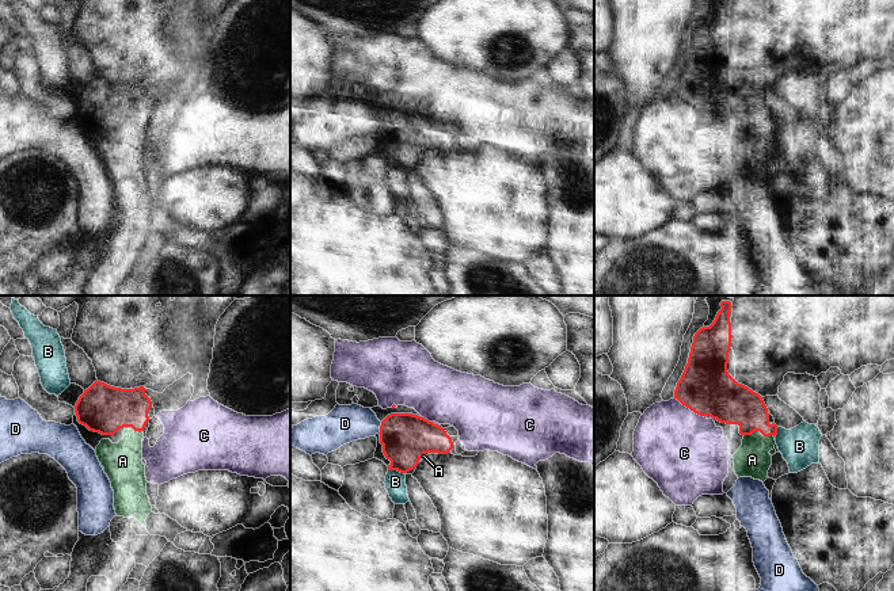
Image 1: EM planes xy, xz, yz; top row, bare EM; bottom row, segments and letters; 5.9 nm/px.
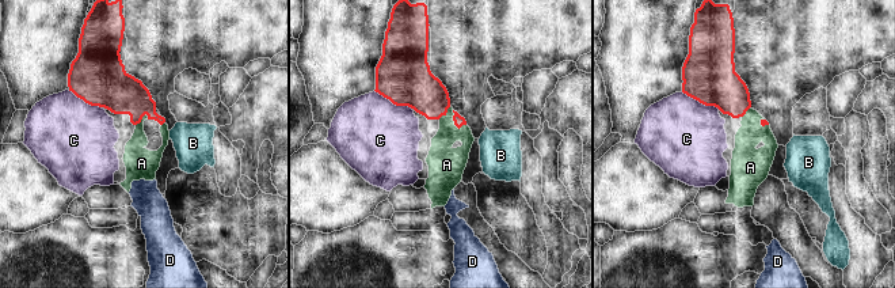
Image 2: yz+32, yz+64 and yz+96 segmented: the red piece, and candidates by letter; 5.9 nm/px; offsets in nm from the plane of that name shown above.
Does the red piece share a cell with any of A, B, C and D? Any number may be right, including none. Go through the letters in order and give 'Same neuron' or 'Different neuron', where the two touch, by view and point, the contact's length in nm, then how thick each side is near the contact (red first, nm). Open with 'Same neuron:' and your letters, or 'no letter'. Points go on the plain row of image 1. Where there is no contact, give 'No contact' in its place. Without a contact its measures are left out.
Same neuron: A
A: Same neuron. Touches red at yz (759, 126). Shared border 180 nm. Thickness 260 nm (red) against 200 nm
B: Different neuron. Touches red at xz (396, 166). Shared border 100 nm. Thickness 280 nm (red) against 130 nm
C: Different neuron. Touches red at yz (689, 105). Shared border 220 nm. Thickness 320 nm (red) against 480 nm
D: Different neuron. Touches red at xz (380, 124). Shared border 80 nm. Thickness 280 nm (red) against 220 nm.

